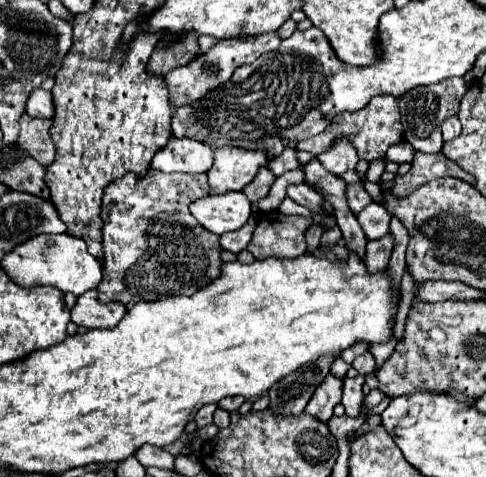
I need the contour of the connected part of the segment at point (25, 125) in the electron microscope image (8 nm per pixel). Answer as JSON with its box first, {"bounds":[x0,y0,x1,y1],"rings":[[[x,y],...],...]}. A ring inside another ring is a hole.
{"bounds":[17,114,55,168],"rings":[[[23,114],[21,134],[19,134],[19,140],[17,140],[17,144],[21,144],[21,154],[23,152],[31,154],[45,168],[53,162],[53,156],[55,156],[55,146],[53,146],[51,136],[49,136],[51,124],[53,124],[51,120],[31,118],[31,116]]]}

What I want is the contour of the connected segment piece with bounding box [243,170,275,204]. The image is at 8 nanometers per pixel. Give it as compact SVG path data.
M259 170L257 178L243 188L243 194L249 198L251 204L255 204L267 196L273 182L275 182L275 176L269 170Z

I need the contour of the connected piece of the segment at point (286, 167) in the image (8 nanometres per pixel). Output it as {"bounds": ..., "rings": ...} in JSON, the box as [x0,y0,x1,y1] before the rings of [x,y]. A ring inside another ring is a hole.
{"bounds":[267,148,299,176],"rings":[[[285,148],[281,156],[273,158],[273,160],[267,164],[267,168],[269,168],[269,170],[275,174],[275,176],[281,176],[281,174],[285,174],[285,172],[289,172],[289,170],[299,168],[295,148]]]}

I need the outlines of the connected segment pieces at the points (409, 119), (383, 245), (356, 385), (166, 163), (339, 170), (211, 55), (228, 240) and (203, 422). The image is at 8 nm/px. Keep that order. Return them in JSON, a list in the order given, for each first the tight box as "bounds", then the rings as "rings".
[{"bounds":[399,78,467,152],"rings":[[[447,78],[445,82],[433,84],[433,86],[419,86],[409,90],[399,98],[399,110],[401,110],[401,122],[405,130],[405,140],[421,152],[439,152],[443,146],[441,140],[441,124],[459,112],[459,102],[467,90],[467,82],[463,78]]]},{"bounds":[367,232,393,270],"rings":[[[387,232],[383,238],[379,240],[369,240],[367,242],[367,254],[369,256],[369,270],[379,270],[381,266],[389,264],[389,256],[393,250],[393,234]]]},{"bounds":[341,376,365,416],"rings":[[[363,376],[343,378],[343,400],[341,400],[341,404],[345,406],[345,414],[349,414],[349,416],[357,416],[361,410],[361,404],[363,404],[361,386],[363,386],[363,382],[365,382]]]},{"bounds":[151,136,213,172],"rings":[[[171,136],[167,146],[155,152],[151,168],[161,172],[207,172],[213,164],[213,150],[193,138]]]},{"bounds":[317,138,359,174],"rings":[[[345,138],[341,142],[337,142],[337,146],[333,146],[333,150],[327,150],[325,154],[319,154],[317,160],[325,166],[325,170],[329,170],[331,174],[343,174],[347,170],[355,170],[359,156],[357,150],[351,142],[345,142]]]},{"bounds":[165,32,281,112],"rings":[[[269,32],[269,34],[261,34],[261,36],[227,38],[227,40],[219,40],[209,52],[199,54],[197,58],[193,58],[193,62],[189,62],[187,66],[179,66],[177,70],[171,70],[169,74],[165,74],[165,80],[167,80],[167,86],[169,86],[169,104],[171,104],[173,112],[177,108],[191,106],[195,100],[201,100],[209,92],[217,90],[219,86],[223,86],[225,82],[231,80],[233,72],[239,66],[257,60],[261,54],[265,54],[269,50],[277,50],[279,44],[281,44],[281,38],[279,38],[277,32]]]},{"bounds":[221,216,257,252],"rings":[[[251,216],[247,220],[247,224],[239,230],[233,230],[233,232],[227,232],[221,236],[221,246],[225,250],[231,250],[231,252],[241,252],[247,248],[247,244],[251,242],[251,236],[253,236],[253,230],[255,230],[255,224],[257,224],[257,216]]]},{"bounds":[195,404,217,428],"rings":[[[209,404],[209,406],[203,406],[197,414],[195,414],[195,424],[197,428],[205,428],[209,424],[213,424],[213,414],[217,410],[217,404]]]}]

